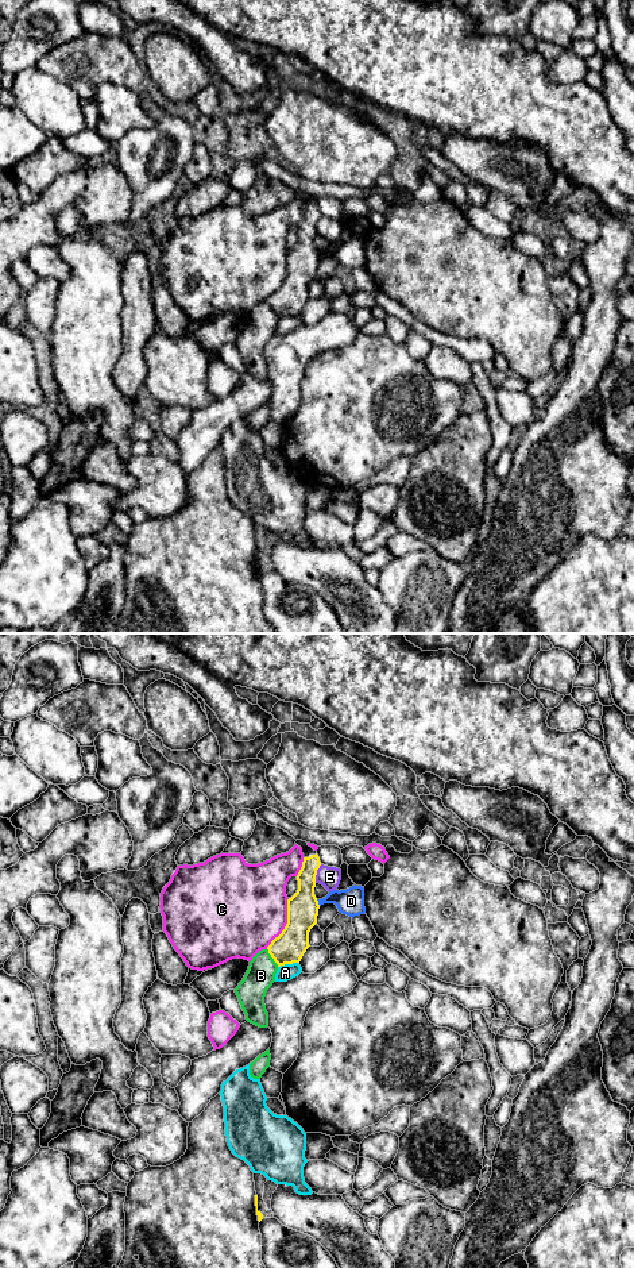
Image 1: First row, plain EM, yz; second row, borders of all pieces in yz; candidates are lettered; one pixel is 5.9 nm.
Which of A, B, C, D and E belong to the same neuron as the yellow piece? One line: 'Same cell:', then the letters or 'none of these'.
Same cell: none of these

